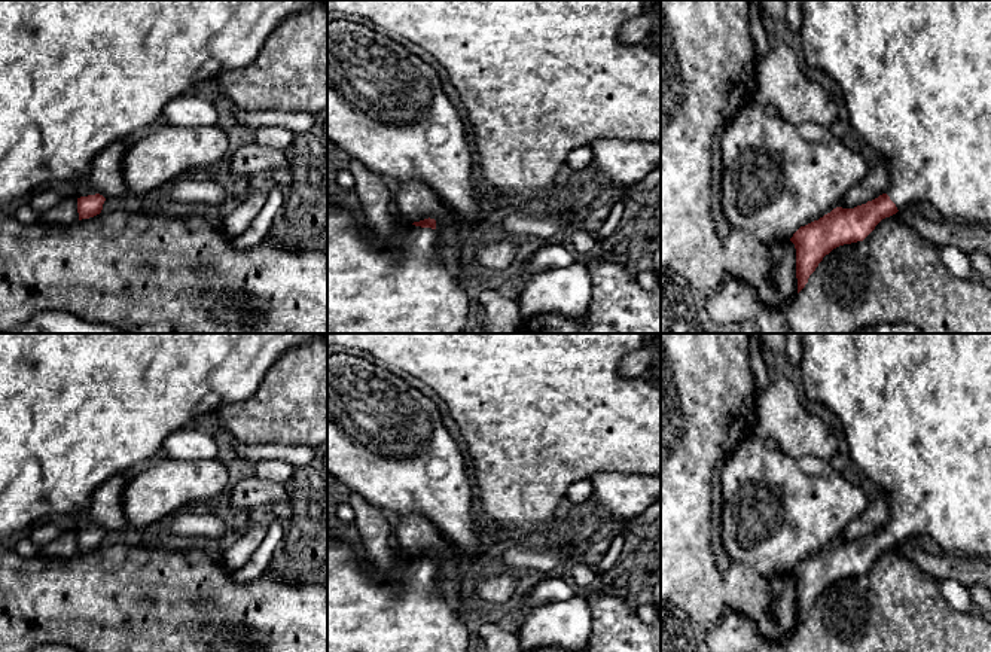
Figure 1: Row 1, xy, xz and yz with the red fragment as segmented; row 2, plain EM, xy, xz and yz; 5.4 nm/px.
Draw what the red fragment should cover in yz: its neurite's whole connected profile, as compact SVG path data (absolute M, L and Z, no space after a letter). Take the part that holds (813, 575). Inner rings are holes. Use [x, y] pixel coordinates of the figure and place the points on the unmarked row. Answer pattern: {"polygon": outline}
{"polygon": "M802 333L802 345L799 368L806 397L824 405L841 420L853 461L887 496L890 517L878 531L854 542L836 540L793 567L790 575L796 582L798 627L833 582L863 575L882 552L921 534L930 536L946 552L991 560L991 333Z"}

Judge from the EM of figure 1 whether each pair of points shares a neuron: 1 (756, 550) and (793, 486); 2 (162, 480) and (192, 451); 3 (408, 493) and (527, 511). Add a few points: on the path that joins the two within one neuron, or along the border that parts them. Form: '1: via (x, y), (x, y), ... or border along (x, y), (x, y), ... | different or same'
1: via (771, 533), (771, 518), (787, 502) | same
2: border along (167, 456), (189, 460), (216, 459) | different
3: border along (470, 480), (475, 490) | different

